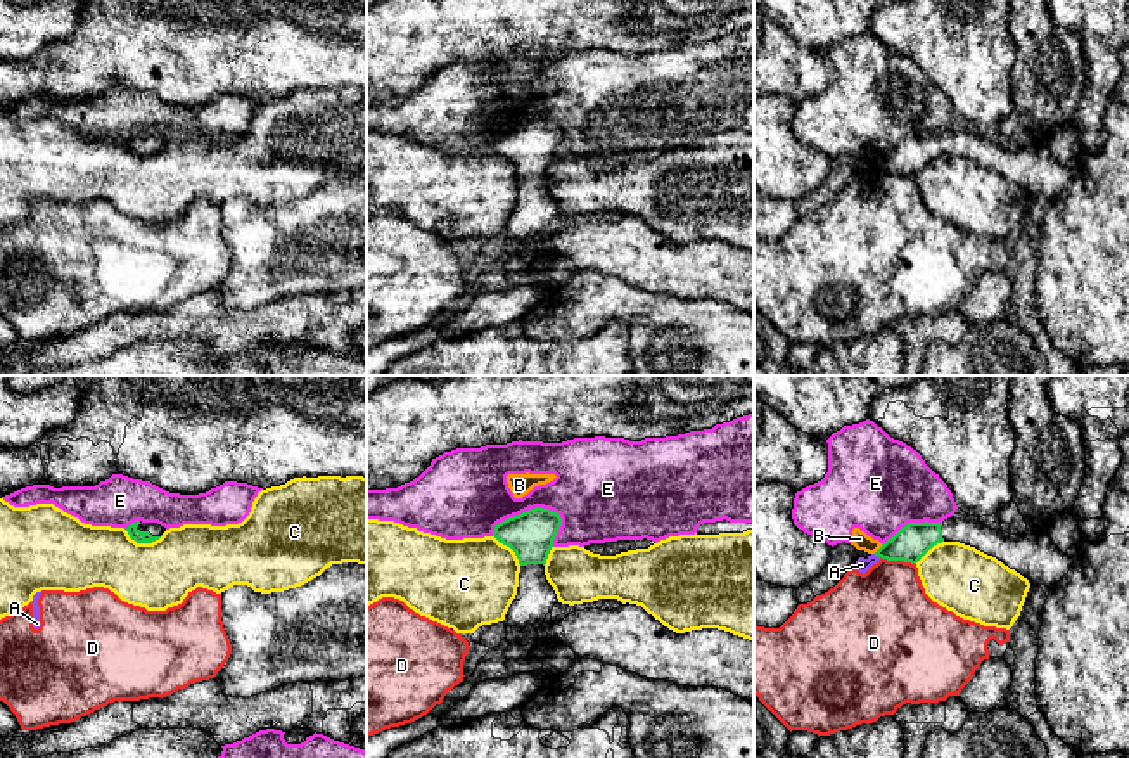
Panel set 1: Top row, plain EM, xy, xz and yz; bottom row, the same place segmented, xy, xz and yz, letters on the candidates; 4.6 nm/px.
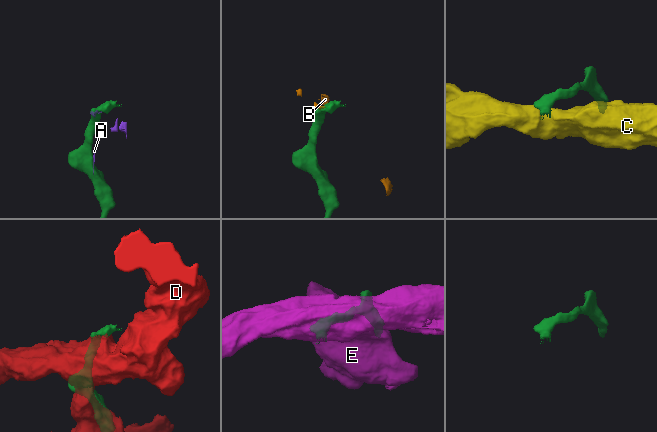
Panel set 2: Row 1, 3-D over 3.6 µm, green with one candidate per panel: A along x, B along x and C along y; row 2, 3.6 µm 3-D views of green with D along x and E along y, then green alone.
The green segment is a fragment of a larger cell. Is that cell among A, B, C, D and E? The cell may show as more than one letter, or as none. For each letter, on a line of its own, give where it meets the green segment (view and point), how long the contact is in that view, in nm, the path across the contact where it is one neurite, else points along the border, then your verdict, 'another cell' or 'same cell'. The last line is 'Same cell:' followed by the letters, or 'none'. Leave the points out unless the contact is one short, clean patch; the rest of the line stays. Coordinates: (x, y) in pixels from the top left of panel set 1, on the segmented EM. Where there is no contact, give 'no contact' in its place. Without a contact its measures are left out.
A: meets green in yz at (877, 554); contact 40 nm long; border along yz (873, 554), (879, 558); another cell
B: meets green in yz at (879, 549); contact 60 nm long; border along yz (882, 544), (873, 552); another cell
C: meets green in xy at (144, 542); contact 190 nm long; border along xy (125, 530), (137, 542), (154, 542), (163, 535); another cell
D: meets green in yz at (898, 559); contact 170 nm long; another cell
E: meets green in xz at (526, 511); contact 340 nm long; another cell
Same cell: none

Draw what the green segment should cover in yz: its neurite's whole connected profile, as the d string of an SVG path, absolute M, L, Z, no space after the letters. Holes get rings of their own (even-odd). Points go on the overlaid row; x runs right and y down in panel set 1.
M966 512L954 514L941 523L908 523L890 540L882 543L875 556L887 561L916 564L934 545L960 542L996 557L1015 569L1030 585L1053 588L1072 568L1074 559L1063 554L1044 533L1025 531L1010 535L984 526Z

